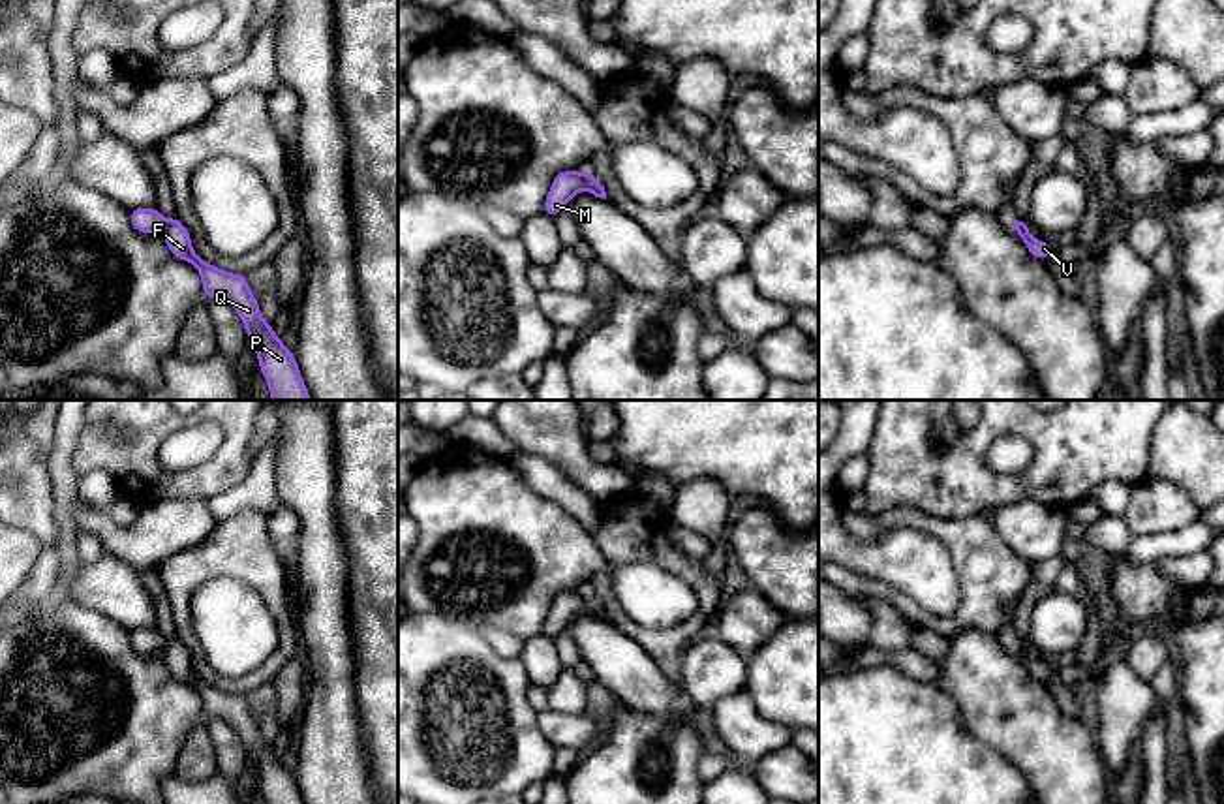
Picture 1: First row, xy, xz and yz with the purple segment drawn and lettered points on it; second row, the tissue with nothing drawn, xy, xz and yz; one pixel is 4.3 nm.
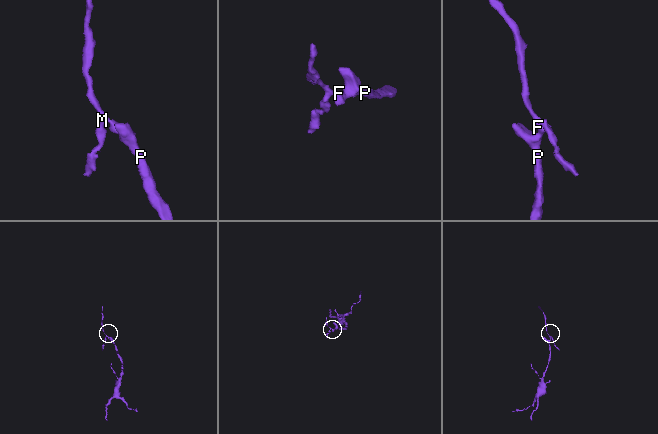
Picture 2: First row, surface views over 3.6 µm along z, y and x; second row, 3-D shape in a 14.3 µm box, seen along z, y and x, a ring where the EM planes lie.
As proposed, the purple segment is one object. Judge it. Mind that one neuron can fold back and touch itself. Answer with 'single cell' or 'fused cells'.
fused cells

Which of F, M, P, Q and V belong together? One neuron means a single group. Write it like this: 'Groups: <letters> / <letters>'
Groups: F P Q V / M

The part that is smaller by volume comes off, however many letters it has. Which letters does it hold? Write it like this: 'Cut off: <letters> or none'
Cut off: M

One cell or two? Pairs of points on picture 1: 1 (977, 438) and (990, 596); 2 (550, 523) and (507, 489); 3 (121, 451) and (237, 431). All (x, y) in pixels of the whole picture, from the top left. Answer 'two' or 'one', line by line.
1: two
2: one
3: one

